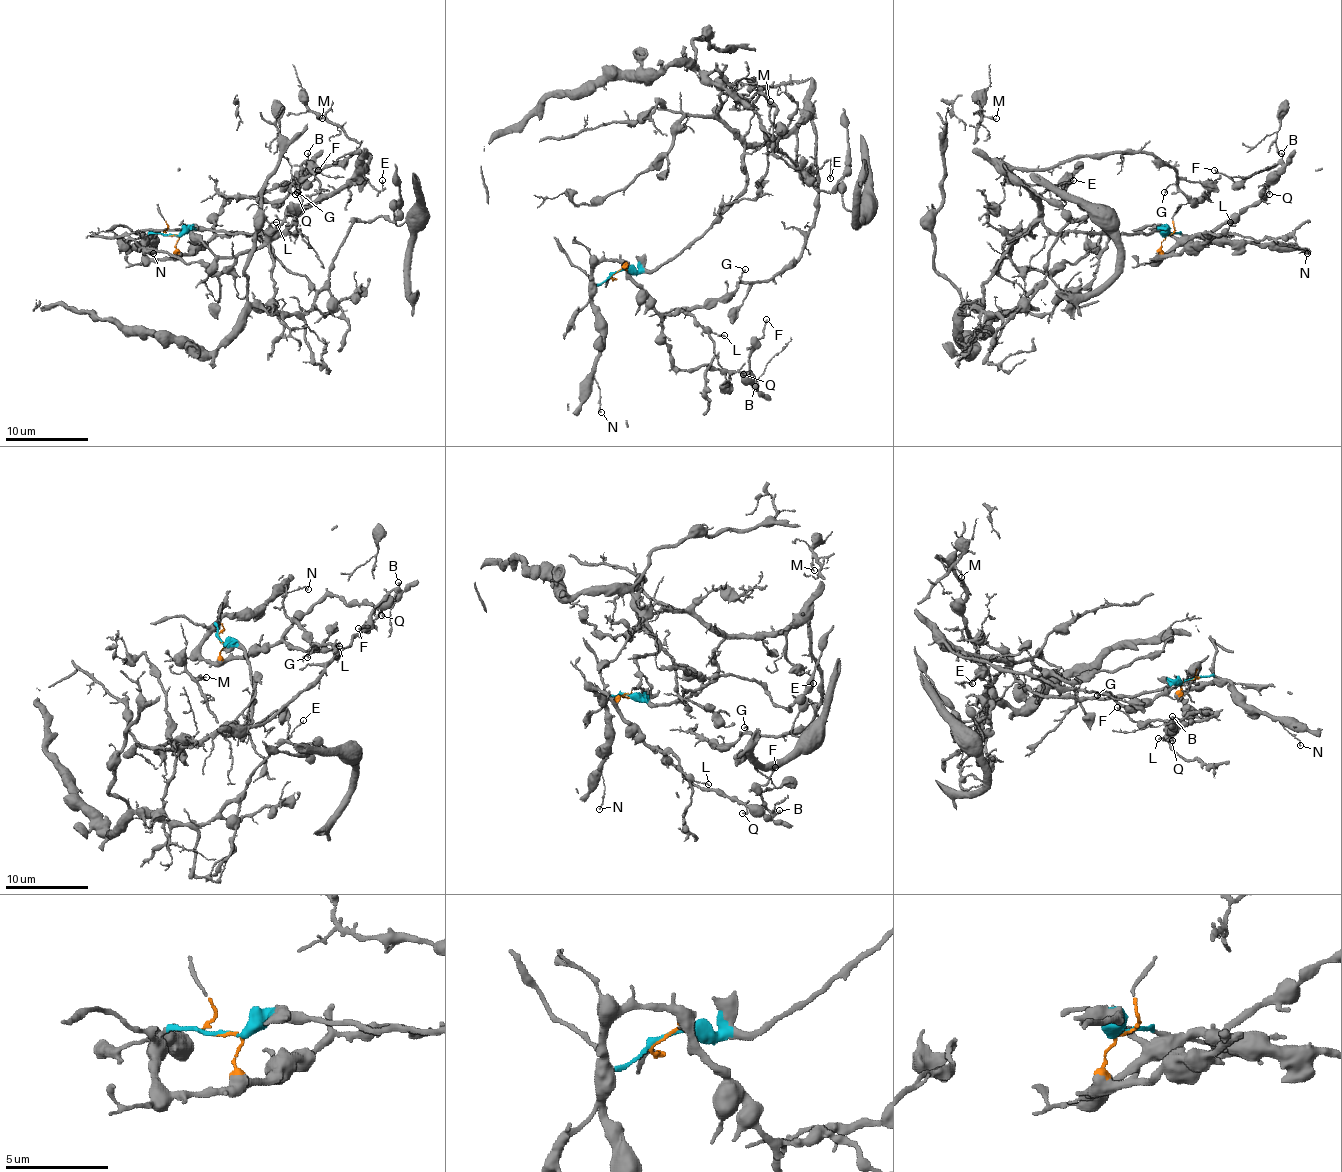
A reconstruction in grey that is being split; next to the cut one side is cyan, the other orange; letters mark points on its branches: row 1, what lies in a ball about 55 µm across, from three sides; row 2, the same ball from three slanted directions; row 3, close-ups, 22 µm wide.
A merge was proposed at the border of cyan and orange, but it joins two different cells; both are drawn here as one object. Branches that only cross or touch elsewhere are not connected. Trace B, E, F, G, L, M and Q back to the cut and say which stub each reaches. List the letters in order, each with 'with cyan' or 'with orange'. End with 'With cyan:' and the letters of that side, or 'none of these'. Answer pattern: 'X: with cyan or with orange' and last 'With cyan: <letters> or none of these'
B: with orange
E: with cyan
F: with orange
G: with cyan
L: with orange
M: with cyan
Q: with orange
With cyan: E, G, M

